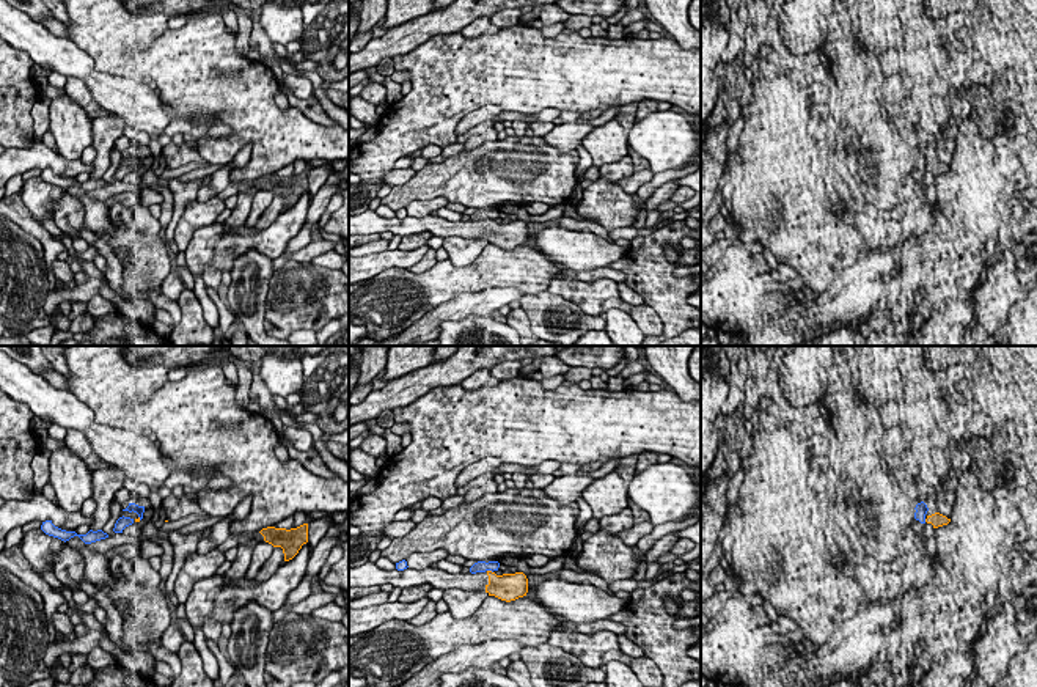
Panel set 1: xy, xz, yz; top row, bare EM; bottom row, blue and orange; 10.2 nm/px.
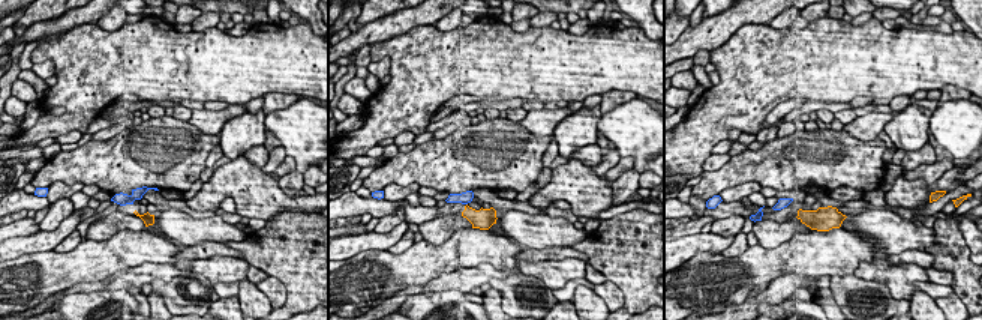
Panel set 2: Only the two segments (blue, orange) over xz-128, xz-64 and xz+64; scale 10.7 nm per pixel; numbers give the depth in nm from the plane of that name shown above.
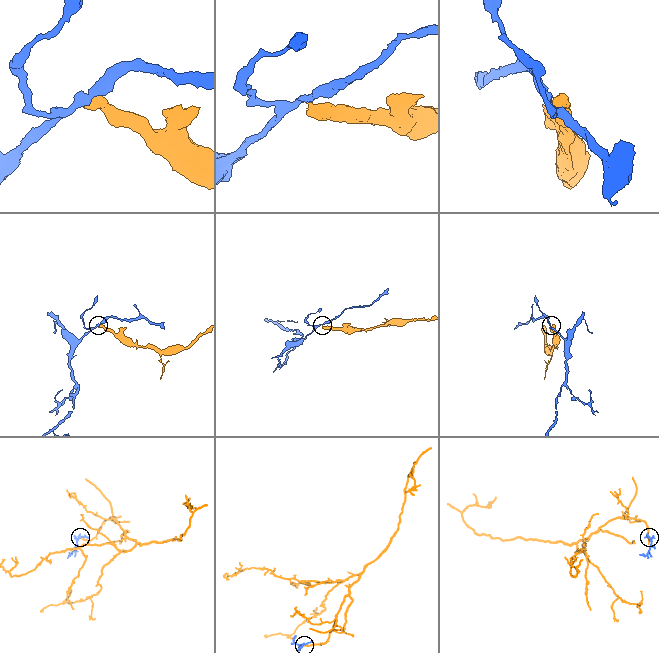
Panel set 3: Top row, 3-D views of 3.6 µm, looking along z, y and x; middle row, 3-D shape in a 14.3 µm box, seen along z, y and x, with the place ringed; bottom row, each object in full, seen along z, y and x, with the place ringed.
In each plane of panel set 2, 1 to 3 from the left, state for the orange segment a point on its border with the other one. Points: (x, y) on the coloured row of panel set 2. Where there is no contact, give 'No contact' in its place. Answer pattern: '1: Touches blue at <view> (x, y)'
1: No contact
2: No contact
3: No contact

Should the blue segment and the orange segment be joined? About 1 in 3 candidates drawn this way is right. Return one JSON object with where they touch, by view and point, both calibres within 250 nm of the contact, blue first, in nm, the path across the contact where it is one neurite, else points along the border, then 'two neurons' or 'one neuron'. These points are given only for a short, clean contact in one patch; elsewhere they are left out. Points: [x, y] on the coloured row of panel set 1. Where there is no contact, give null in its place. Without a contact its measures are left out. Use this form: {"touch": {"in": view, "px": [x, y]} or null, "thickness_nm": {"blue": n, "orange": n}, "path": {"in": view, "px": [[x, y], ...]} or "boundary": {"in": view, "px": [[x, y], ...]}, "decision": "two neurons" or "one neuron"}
{"touch": {"in": "xz", "px": [491, 569]}, "thickness_nm": {"blue": 130, "orange": 280}, "decision": "two neurons"}

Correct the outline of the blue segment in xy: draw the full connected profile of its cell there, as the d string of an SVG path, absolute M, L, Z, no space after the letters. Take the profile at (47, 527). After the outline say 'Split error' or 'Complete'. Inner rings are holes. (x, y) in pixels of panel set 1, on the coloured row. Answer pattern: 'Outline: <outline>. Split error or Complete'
Outline: M52 520L42 522L41 530L46 535L58 538L58 539L61 539L64 542L69 541L74 536L79 536L85 544L91 544L91 542L108 538L108 535L104 533L102 530L97 530L97 531L90 530L86 535L77 535L75 531L66 531L66 530L61 530L58 527L55 527L52 524Z. Complete

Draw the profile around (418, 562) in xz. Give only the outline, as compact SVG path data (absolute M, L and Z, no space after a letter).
M434 550L429 553L412 553L405 561L410 569L421 571L431 568L434 563L446 560L446 557L446 550Z

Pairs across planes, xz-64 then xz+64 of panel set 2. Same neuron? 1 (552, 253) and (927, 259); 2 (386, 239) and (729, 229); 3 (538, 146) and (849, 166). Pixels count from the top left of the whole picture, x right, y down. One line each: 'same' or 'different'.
1: same
2: different
3: same

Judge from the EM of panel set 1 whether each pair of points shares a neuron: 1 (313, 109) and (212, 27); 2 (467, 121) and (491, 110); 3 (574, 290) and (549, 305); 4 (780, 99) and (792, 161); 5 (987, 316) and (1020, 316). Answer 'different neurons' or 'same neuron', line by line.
1: different neurons
2: same neuron
3: different neurons
4: same neuron
5: different neurons

